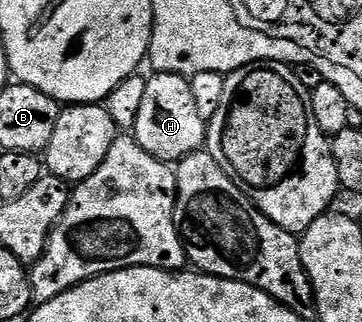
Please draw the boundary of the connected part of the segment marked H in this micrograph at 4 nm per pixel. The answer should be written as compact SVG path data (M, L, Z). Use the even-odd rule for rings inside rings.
M158 73L153 77L147 78L144 101L136 116L132 138L145 151L152 153L152 157L162 163L174 165L194 151L203 150L208 123L200 117L200 109L196 109L196 100L190 92L190 80L187 76Z

